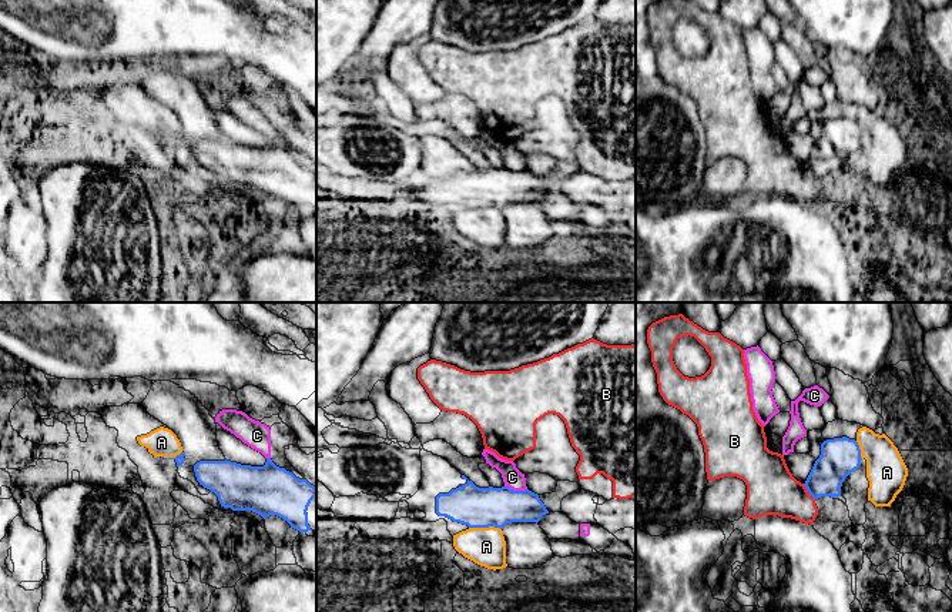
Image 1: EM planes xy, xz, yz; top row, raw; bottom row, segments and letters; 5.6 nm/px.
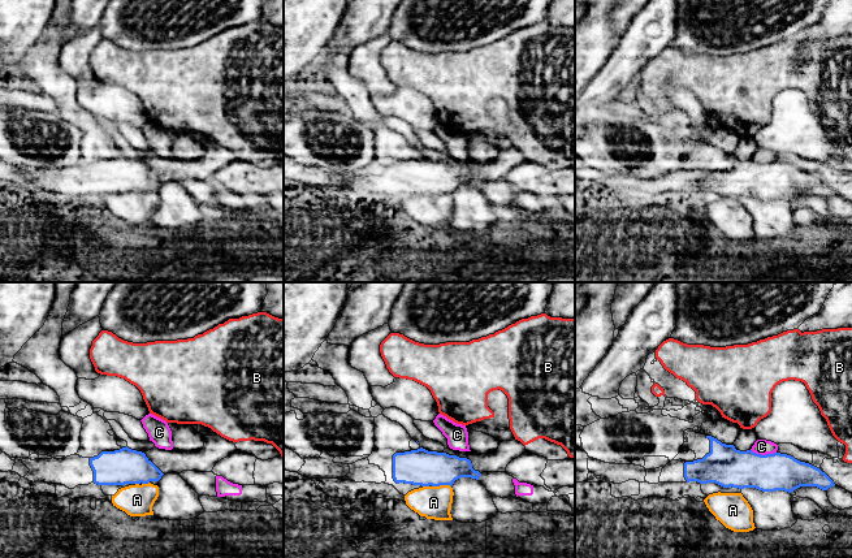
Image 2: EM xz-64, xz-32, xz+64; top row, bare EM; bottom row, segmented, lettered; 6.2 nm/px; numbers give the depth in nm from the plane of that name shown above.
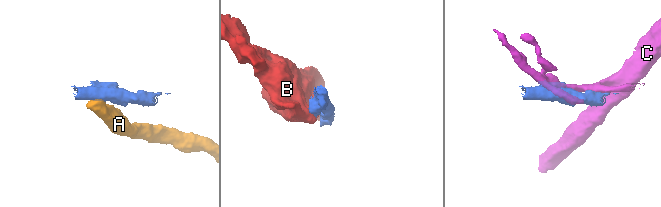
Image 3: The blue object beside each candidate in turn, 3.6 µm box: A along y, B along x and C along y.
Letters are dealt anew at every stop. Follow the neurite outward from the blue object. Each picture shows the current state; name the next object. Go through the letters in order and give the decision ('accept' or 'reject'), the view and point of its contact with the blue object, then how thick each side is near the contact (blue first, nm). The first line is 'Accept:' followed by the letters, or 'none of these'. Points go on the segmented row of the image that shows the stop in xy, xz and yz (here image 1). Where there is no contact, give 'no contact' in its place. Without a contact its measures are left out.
Accept: none of these
A: reject; contact xz (485, 527); calibres 220 and 220 nm
B: reject; contact yz (808, 492); calibres 200 and 280 nm
C: reject; contact xz (516, 491); calibres 220 and 110 nm

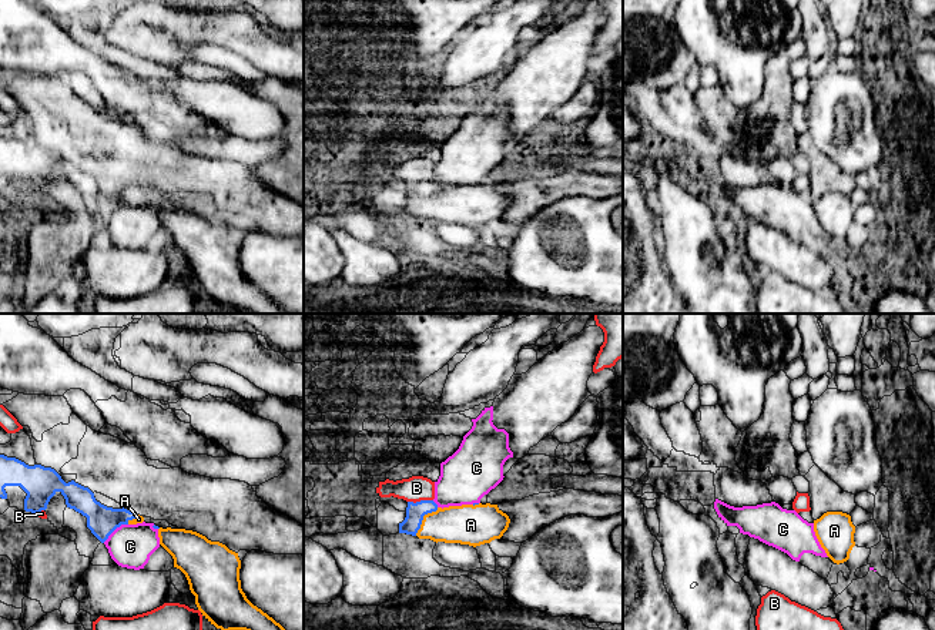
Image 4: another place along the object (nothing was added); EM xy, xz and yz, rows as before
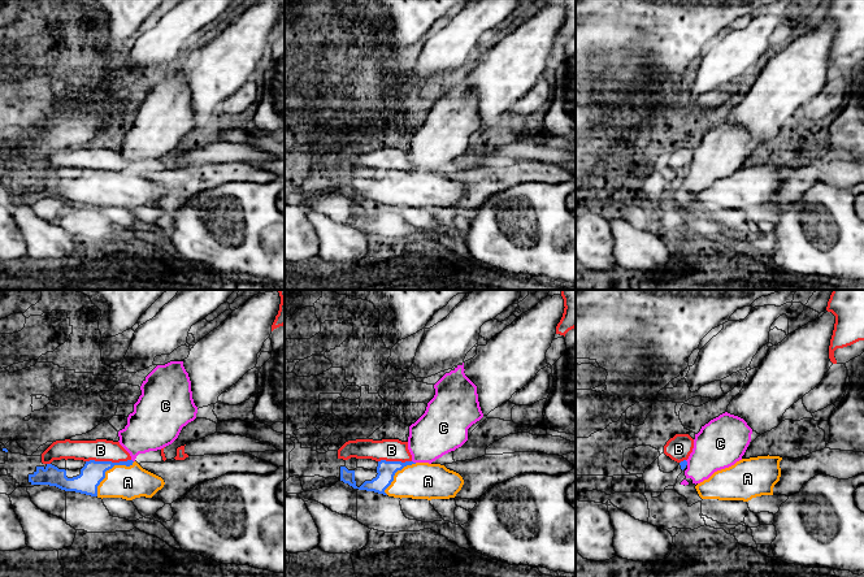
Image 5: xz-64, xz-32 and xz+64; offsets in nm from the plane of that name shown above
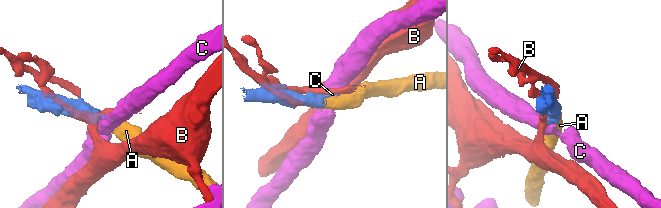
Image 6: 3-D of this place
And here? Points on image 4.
Accept: A
A: accept; contact xz (422, 519); calibres 110 and 220 nm
B: reject; contact xz (421, 501); calibres 110 and 140 nm
C: reject; contact xy (114, 529); calibres 170 and 240 nm

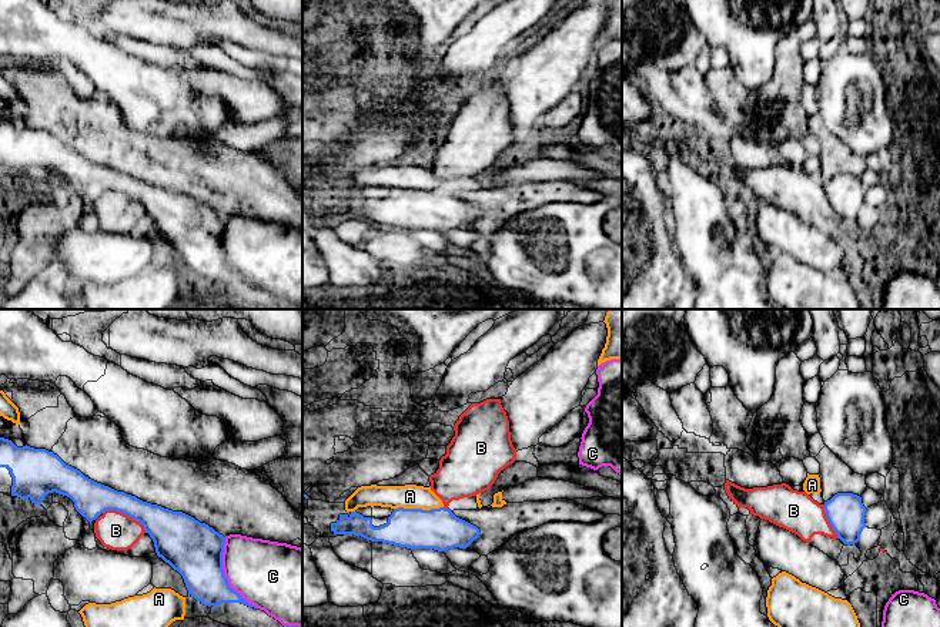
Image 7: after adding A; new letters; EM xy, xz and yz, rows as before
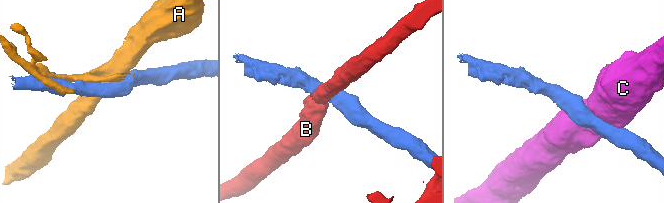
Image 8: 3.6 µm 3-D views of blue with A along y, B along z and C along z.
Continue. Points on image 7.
Accept: none of these
A: reject; contact xz (418, 509); calibres 240 and 140 nm
B: reject; contact xy (126, 513); calibres 200 and 220 nm
C: reject; contact xy (224, 576); calibres 320 and 380 nm

